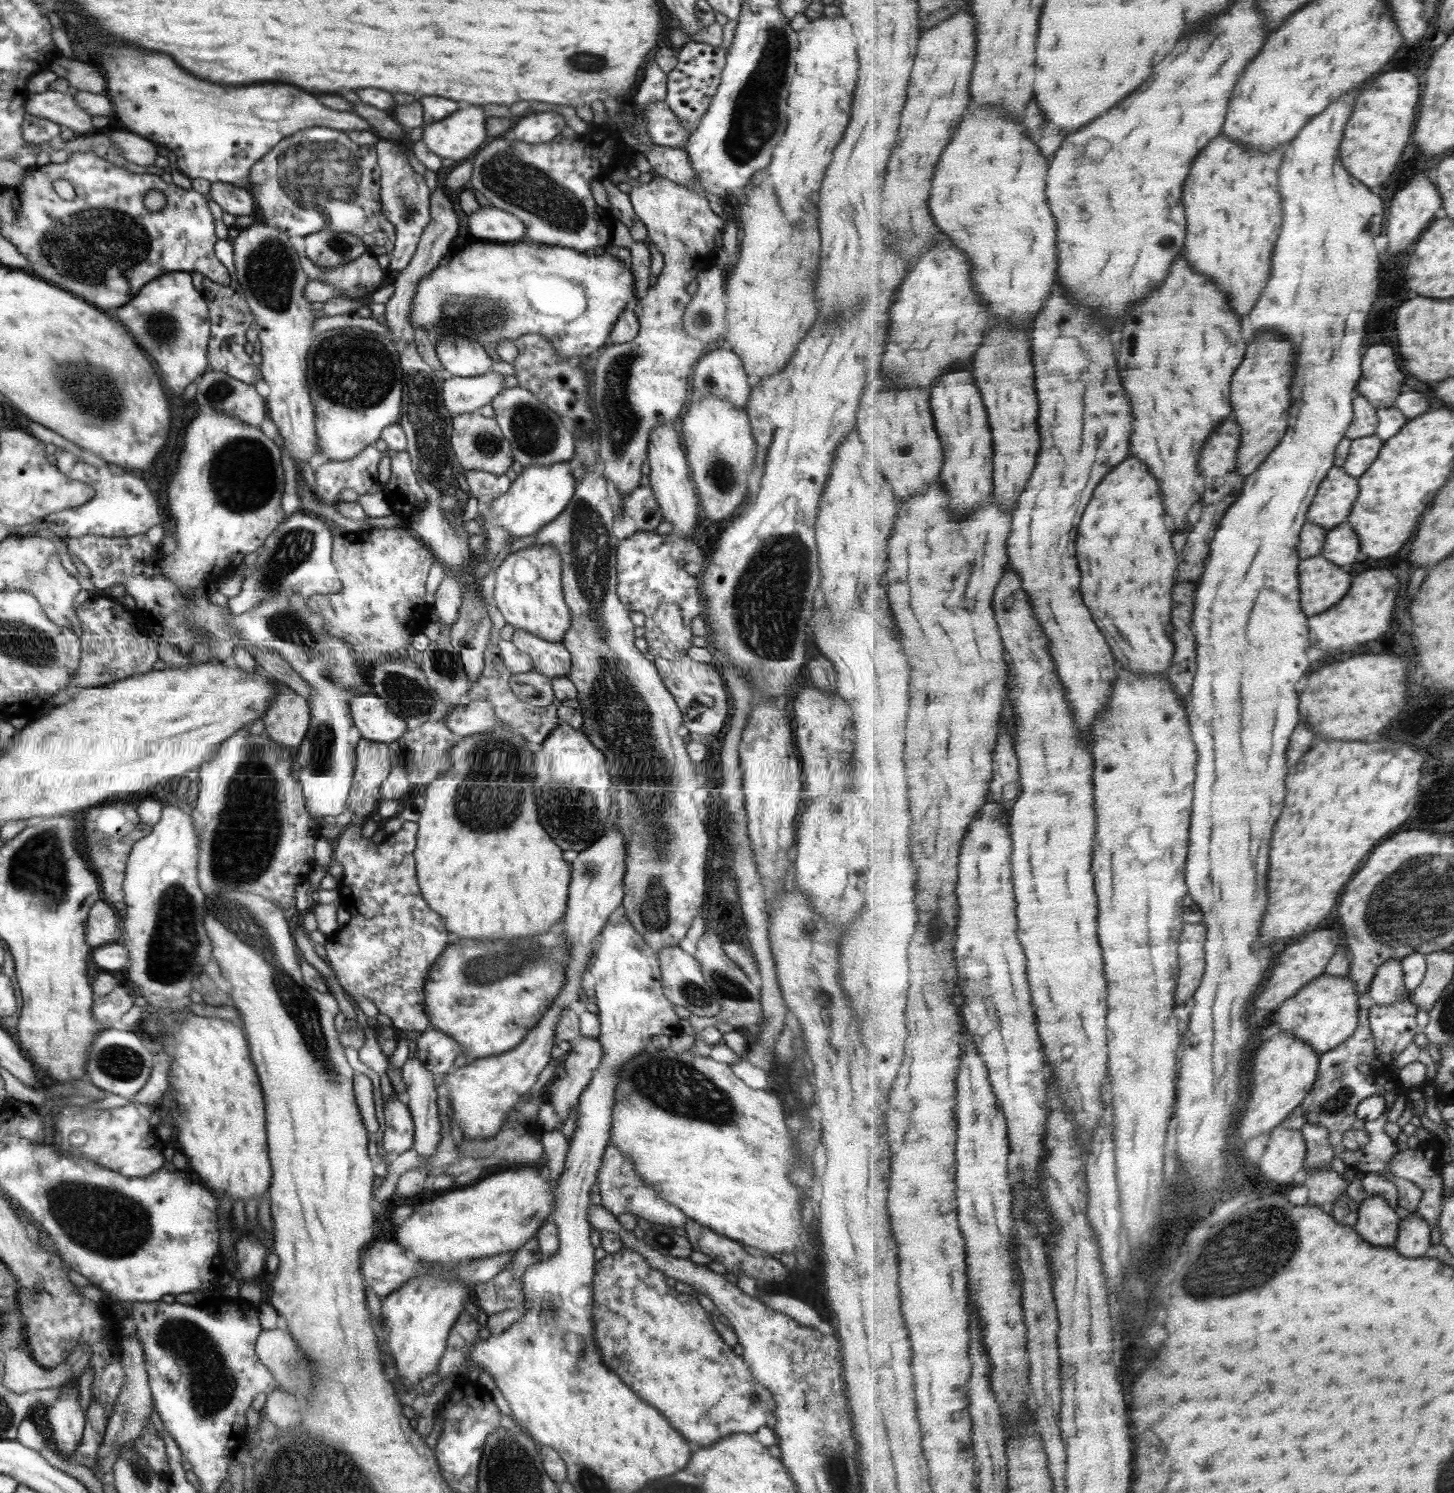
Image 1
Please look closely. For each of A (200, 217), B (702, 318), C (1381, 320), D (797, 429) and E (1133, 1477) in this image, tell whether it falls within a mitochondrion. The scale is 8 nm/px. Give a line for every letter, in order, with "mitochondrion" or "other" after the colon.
A: other
B: mitochondrion
C: other
D: other
E: other

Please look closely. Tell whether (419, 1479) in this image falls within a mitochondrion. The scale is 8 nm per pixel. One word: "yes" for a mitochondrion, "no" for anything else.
no

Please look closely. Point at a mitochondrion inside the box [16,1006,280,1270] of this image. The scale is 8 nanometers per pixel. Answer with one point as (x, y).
(106, 1222)

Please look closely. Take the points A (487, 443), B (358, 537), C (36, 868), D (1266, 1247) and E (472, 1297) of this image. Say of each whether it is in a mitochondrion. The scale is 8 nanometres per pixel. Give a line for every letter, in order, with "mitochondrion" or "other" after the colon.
A: mitochondrion
B: other
C: mitochondrion
D: mitochondrion
E: other

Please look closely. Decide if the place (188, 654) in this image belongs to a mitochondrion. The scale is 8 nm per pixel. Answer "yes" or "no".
no

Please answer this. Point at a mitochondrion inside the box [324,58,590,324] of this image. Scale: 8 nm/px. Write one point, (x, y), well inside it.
(511, 179)

